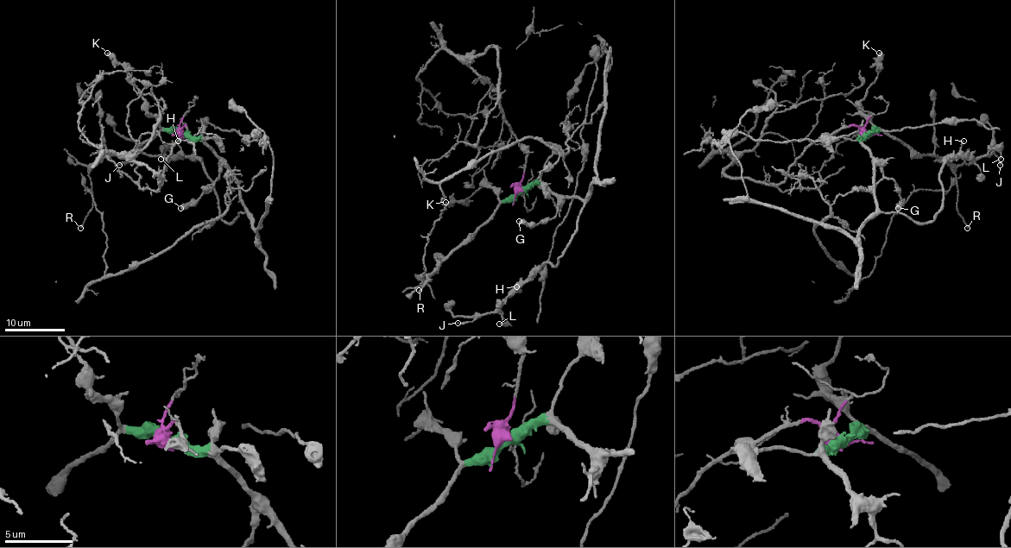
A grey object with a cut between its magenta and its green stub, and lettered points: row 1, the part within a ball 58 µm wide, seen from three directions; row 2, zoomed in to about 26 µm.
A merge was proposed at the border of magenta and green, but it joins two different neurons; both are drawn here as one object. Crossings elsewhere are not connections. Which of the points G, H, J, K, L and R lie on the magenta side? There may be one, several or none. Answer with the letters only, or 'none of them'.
none of them

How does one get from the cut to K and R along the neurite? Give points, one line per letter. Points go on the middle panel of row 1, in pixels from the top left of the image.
K: (520, 192), (501, 201), (484, 184), (466, 201), (445, 202)
R: (520, 192), (513, 198), (507, 198), (445, 259), (420, 291)

